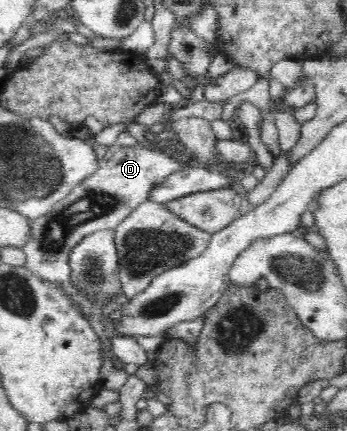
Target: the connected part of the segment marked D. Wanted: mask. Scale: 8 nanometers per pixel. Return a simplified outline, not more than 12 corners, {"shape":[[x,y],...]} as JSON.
{"shape":[[147,144],[110,147],[94,175],[31,220],[33,275],[61,287],[105,347],[105,307],[68,283],[85,234],[115,230],[197,163]]}

